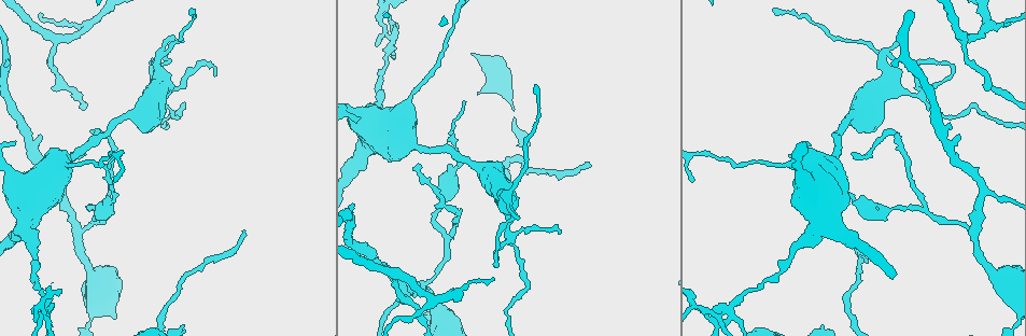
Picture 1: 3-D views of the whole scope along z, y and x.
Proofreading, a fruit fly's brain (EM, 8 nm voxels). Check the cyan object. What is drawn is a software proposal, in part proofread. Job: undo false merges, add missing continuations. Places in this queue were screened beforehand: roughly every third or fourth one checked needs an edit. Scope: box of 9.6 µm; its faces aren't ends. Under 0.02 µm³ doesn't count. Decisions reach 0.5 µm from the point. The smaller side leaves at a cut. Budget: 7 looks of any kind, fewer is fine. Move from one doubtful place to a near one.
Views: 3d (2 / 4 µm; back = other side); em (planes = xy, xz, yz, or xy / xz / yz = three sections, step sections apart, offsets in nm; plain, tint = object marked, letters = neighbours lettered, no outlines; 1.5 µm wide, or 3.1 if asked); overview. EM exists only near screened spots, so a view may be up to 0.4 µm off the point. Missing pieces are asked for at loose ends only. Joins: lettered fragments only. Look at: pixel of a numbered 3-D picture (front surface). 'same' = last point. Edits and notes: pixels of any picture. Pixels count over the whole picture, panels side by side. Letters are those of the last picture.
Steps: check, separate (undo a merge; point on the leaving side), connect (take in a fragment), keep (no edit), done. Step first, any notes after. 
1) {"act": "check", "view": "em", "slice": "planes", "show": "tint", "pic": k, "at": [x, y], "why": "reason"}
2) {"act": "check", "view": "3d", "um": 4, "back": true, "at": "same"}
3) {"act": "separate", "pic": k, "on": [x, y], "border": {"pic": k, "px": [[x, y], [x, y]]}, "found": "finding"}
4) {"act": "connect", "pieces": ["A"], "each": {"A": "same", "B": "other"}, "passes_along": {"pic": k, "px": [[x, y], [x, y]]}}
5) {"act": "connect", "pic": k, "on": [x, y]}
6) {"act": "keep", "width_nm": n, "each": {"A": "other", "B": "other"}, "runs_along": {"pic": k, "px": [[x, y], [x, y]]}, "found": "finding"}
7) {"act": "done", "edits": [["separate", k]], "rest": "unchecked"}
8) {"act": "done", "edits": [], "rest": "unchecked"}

{"act": "check", "view": "em", "slice": "xz", "step": 4, "show": "letters", "pic": 1, "at": [392, 39], "why": "four or more arms meet"}

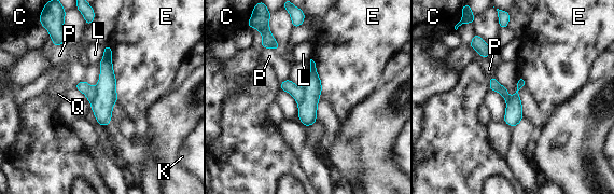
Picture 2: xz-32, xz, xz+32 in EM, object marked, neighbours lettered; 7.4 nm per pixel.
{"act": "separate", "pic": 2, "on": [89, 92], "width_nm": 130, "each": {"C": "other", "E": "other", "K": "other", "L": "other", "P": "other", "Q": "other"}, "found": "two neurons meet here"}

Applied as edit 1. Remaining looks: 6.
{"act": "check", "view": "overview", "why": "see it whole again"}

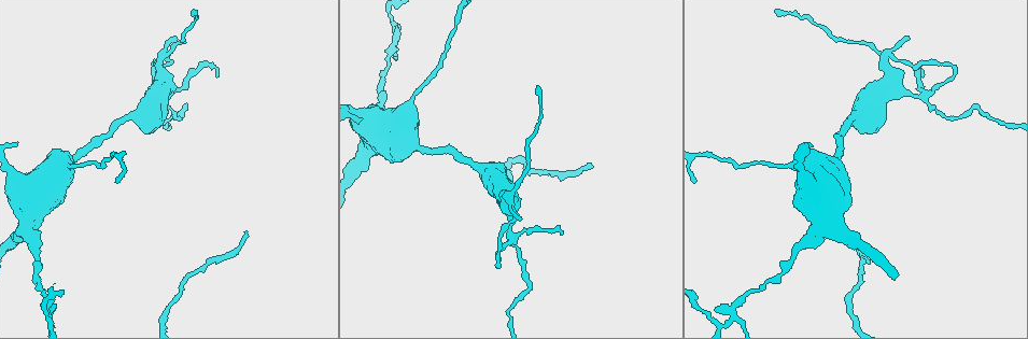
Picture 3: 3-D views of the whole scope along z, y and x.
{"act": "check", "view": "3d", "um": 4, "pic": 3, "at": [837, 160], "why": "sudden change in width"}

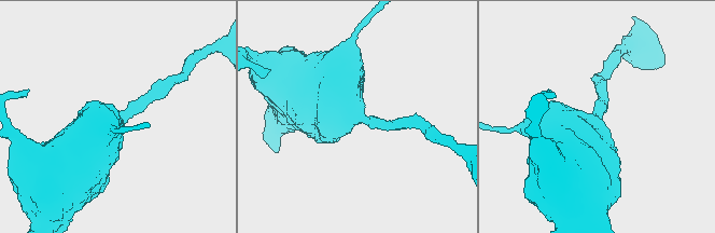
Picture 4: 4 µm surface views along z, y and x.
{"act": "check", "view": "em", "slice": "planes", "show": "letters", "pic": 4, "at": [362, 115], "why": "shape alone is not enough"}

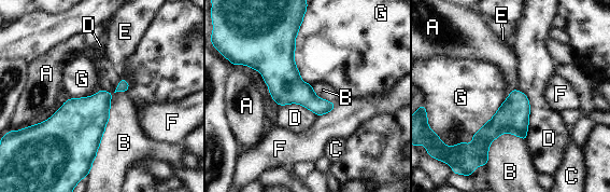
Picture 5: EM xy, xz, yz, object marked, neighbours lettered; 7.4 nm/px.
{"act": "keep", "each": {"A": "other", "B": "other", "C": "other", "D": "other", "E": "other", "F": "other", "G": "other"}, "found": "one neuron here"}

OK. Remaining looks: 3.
{"act": "done", "edits": [["separate", 2]], "rest": "unchecked"}

